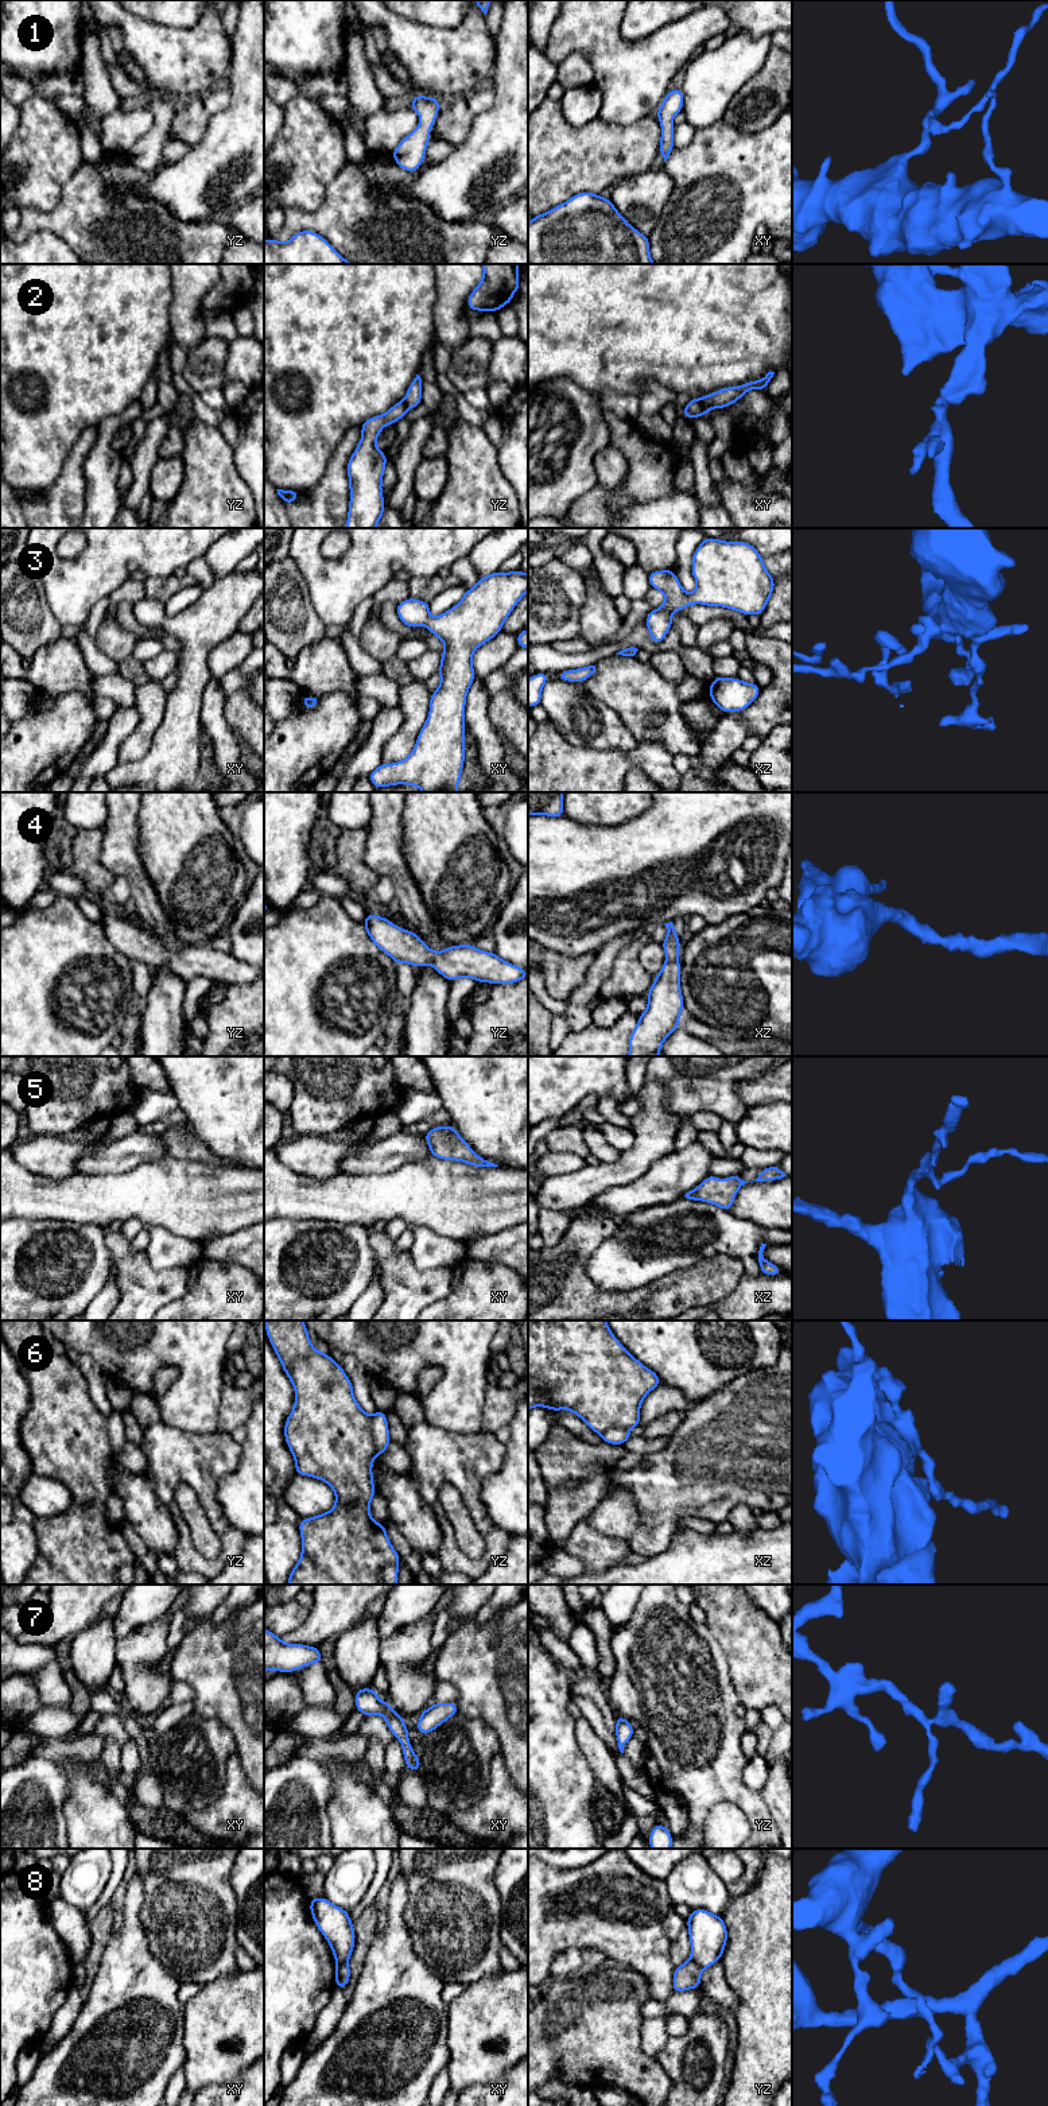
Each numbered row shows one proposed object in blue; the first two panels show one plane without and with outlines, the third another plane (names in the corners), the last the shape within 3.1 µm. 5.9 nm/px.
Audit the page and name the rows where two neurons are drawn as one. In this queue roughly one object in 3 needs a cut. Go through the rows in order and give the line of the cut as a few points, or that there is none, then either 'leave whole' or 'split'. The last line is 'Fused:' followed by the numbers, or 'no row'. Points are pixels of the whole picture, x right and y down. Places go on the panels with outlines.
1: no cut; leave whole
2: cut in xy along (697, 399), (707, 411); split
3: no cut; leave whole
4: no cut; leave whole
5: no cut; leave whole
6: cut in yz along (369, 1418), (373, 1445), (379, 1453); split
7: no cut; leave whole
8: cut in yz along (690, 1958), (702, 1969); split
Fused: 2, 6, 8

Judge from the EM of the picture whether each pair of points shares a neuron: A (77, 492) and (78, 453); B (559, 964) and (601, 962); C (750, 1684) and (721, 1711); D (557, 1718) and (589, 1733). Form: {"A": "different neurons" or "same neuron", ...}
{"A": "same neuron", "B": "different neurons", "C": "different neurons", "D": "different neurons"}

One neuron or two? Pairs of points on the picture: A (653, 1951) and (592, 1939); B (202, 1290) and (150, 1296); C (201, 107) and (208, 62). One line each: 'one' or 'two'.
A: one
B: two
C: two

